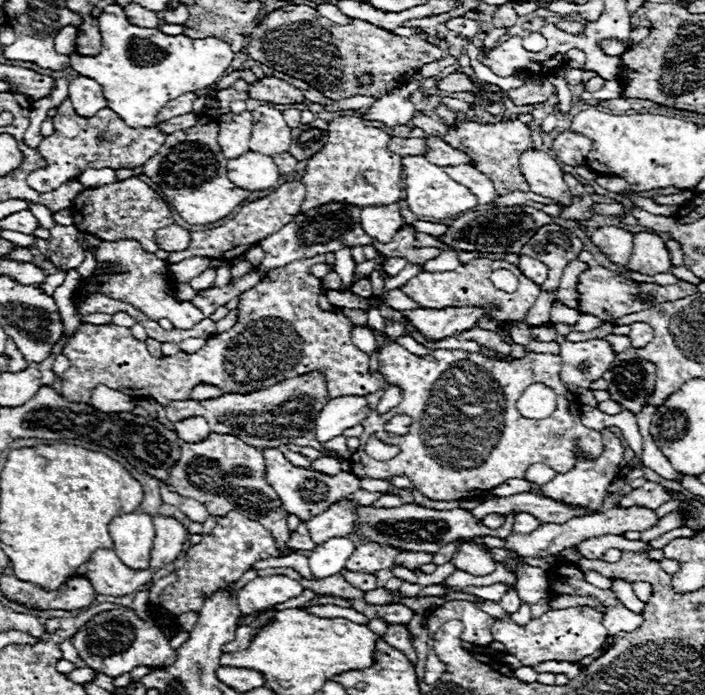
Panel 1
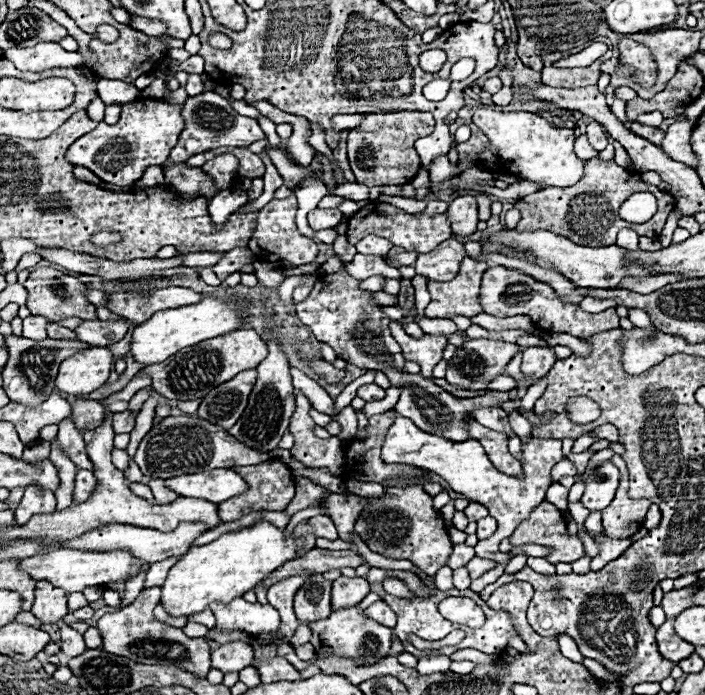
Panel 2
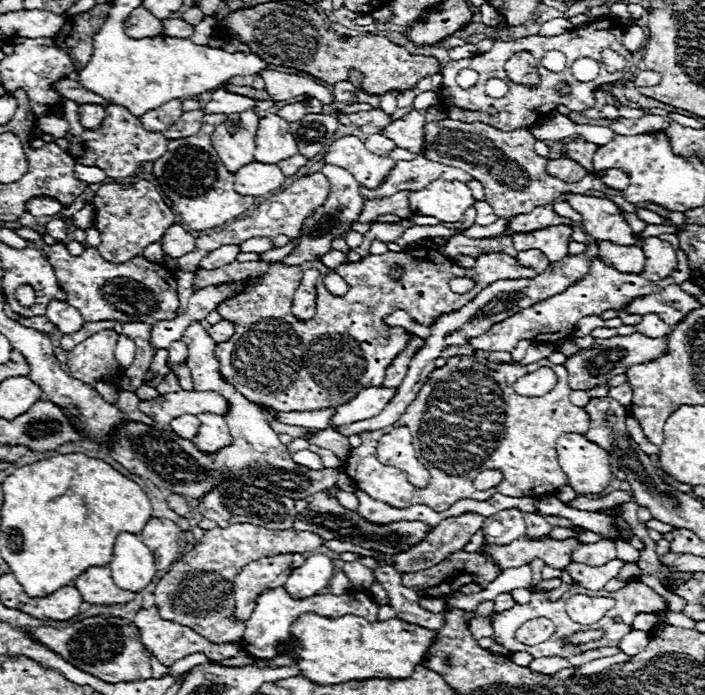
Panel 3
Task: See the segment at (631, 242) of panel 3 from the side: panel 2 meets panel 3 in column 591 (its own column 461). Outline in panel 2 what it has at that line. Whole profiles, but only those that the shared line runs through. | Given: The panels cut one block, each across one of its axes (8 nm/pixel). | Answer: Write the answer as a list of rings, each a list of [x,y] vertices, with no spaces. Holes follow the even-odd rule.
[[[458,196],[450,202],[448,218],[452,220],[452,234],[470,236],[478,224],[478,204],[474,196]]]

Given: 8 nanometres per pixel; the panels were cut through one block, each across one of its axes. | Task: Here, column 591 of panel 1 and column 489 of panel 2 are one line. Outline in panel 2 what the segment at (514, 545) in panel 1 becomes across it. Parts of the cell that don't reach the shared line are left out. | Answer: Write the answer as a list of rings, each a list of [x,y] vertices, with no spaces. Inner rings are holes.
[[[486,516],[486,518],[478,520],[478,534],[476,534],[476,536],[478,536],[480,540],[490,538],[494,532],[496,532],[496,520],[494,520],[492,516]]]

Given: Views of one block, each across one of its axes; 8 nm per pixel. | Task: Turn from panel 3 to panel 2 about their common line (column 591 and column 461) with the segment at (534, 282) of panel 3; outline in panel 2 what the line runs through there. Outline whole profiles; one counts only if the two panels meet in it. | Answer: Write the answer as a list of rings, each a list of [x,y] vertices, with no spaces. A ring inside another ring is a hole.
[[[450,238],[450,240],[444,240],[436,250],[428,254],[418,254],[414,268],[416,268],[416,274],[426,276],[428,280],[446,282],[458,274],[458,268],[464,258],[466,258],[464,244],[458,242],[456,238]],[[460,248],[462,248],[462,254],[460,254]]]

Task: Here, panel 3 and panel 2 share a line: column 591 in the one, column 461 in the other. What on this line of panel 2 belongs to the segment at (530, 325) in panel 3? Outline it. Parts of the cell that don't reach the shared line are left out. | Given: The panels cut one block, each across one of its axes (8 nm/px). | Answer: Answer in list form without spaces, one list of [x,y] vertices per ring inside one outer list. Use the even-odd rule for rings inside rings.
[[[470,256],[462,260],[460,274],[450,282],[428,281],[427,289],[432,300],[424,314],[428,318],[454,318],[476,316],[484,308],[480,304],[480,280],[488,270],[486,262],[478,262]]]

